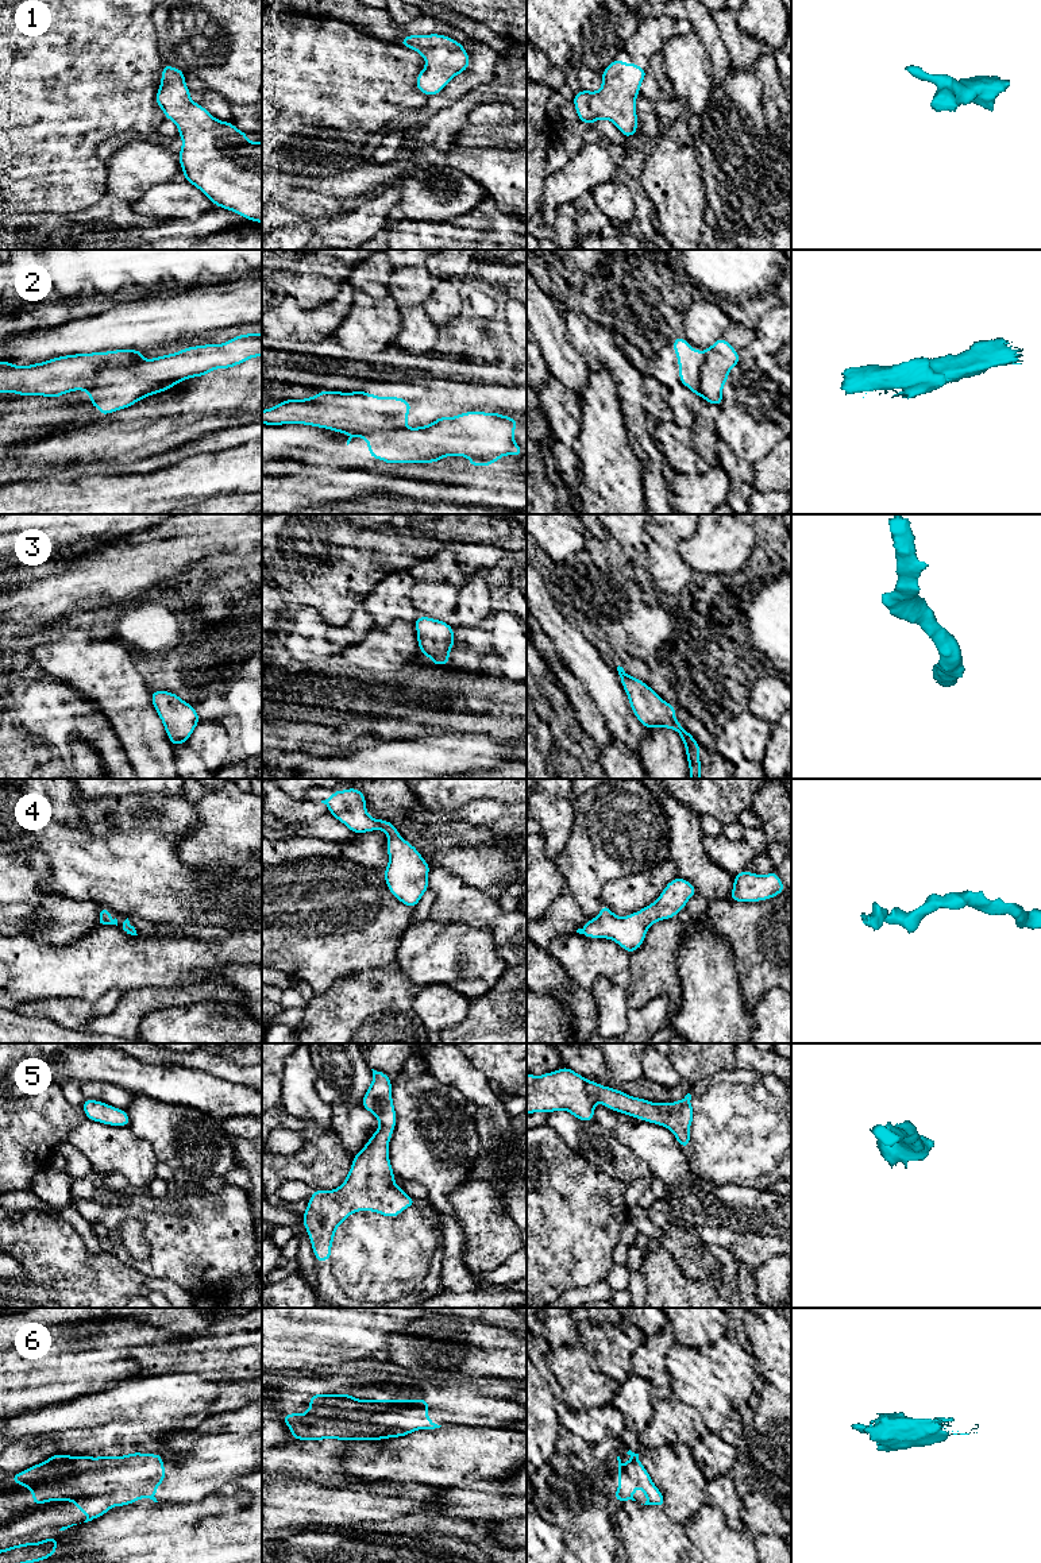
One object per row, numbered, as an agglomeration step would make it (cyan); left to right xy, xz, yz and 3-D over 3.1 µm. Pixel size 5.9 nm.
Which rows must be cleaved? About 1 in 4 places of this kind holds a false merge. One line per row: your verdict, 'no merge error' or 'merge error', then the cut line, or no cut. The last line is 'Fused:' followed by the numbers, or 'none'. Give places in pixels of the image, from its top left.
1: no merge error; cut none
2: merge error; cut xy (139, 355), (128, 367), (104, 369), (81, 389)
3: no merge error; cut none
4: no merge error; cut none
5: no merge error; cut none
6: no merge error; cut none
Fused: 2

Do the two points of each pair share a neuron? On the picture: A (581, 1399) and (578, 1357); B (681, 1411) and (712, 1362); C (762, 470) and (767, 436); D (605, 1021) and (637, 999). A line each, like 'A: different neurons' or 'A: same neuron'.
A: same neuron
B: different neurons
C: different neurons
D: different neurons

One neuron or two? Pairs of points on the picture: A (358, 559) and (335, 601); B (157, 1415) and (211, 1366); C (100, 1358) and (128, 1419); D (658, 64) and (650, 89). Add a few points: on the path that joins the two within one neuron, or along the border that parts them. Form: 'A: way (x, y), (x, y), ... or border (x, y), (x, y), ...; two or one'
A: way (347, 568), (335, 581), (335, 590); one
B: border (176, 1372), (193, 1372), (203, 1378), (231, 1381); two
C: border (139, 1376), (95, 1393); two
D: way (656, 70), (656, 83); one

